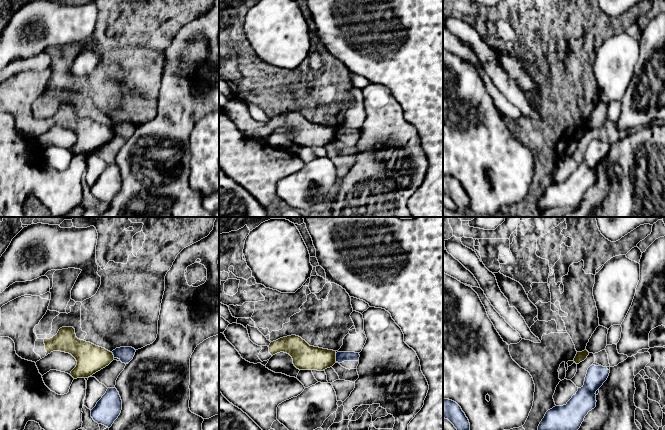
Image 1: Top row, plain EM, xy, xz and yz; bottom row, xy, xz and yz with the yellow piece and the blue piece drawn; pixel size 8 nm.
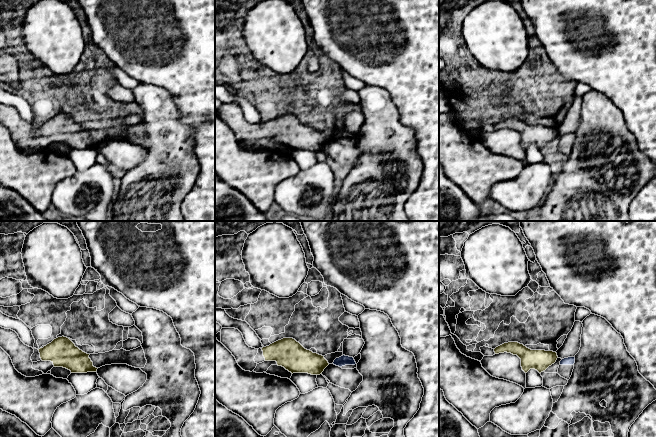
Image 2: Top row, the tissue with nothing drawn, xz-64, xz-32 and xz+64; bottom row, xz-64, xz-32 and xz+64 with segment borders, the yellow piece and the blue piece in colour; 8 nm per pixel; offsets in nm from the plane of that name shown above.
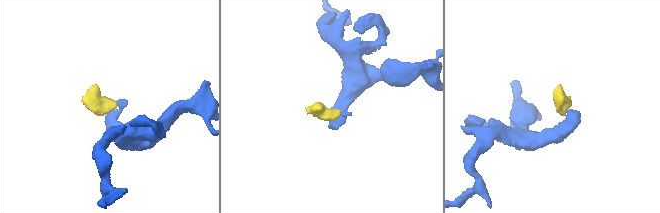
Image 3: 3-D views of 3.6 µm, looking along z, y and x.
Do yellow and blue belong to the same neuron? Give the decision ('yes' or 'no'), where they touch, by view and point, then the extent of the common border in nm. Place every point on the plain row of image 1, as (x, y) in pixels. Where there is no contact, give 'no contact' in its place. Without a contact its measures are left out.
no; meets yellow in xz at (335, 133); contact 70 nm long

